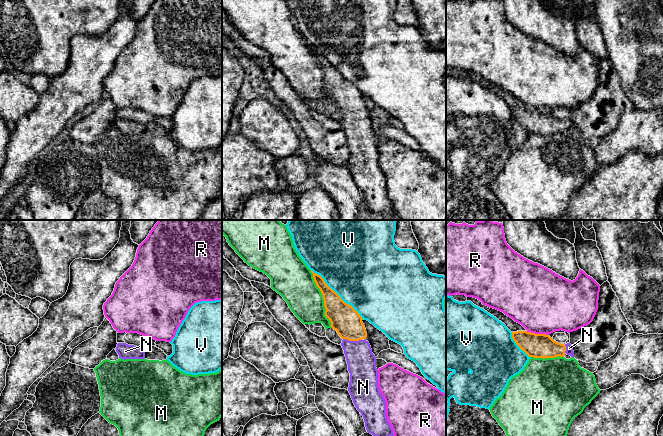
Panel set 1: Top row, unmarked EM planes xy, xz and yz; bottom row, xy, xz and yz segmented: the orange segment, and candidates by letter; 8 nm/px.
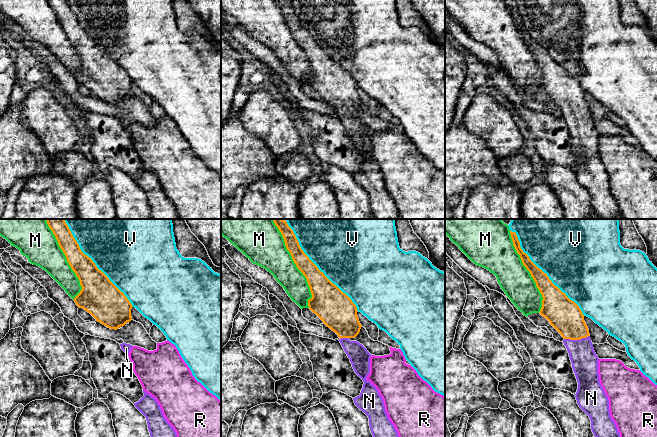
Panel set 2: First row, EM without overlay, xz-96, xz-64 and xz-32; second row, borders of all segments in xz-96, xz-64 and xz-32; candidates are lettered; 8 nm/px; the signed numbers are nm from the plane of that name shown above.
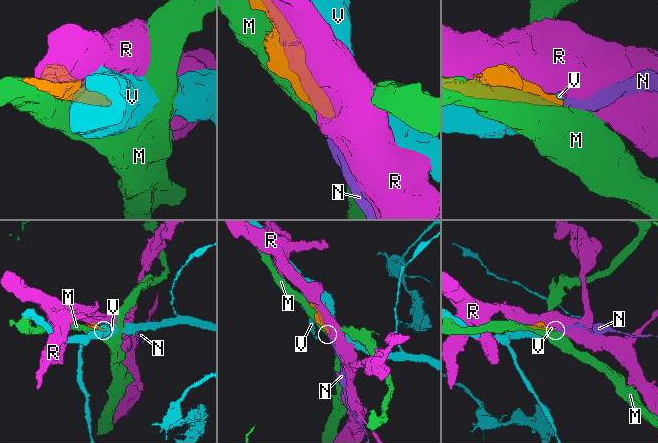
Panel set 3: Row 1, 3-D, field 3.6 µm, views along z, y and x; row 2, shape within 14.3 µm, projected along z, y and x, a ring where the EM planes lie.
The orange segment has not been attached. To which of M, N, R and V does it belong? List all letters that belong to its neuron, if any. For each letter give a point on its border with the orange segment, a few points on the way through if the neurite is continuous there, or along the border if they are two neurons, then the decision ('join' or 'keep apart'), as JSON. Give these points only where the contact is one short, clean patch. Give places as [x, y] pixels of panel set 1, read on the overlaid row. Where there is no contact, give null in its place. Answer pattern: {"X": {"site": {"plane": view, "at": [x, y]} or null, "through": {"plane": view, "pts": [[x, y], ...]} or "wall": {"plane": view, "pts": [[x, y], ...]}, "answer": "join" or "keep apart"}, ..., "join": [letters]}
{"M": {"site": {"plane": "xz", "at": [323, 298]}, "answer": "keep apart"}, "N": {"site": {"plane": "xz", "at": [353, 340]}, "through": {"plane": "xz", "pts": [[344, 319], [353, 332], [353, 340], [353, 345], [361, 361]]}, "answer": "join"}, "R": {"site": {"plane": "yz", "at": [537, 334]}, "answer": "keep apart"}, "V": {"site": {"plane": "xz", "at": [337, 294]}, "answer": "keep apart"}, "join": ["N"]}

